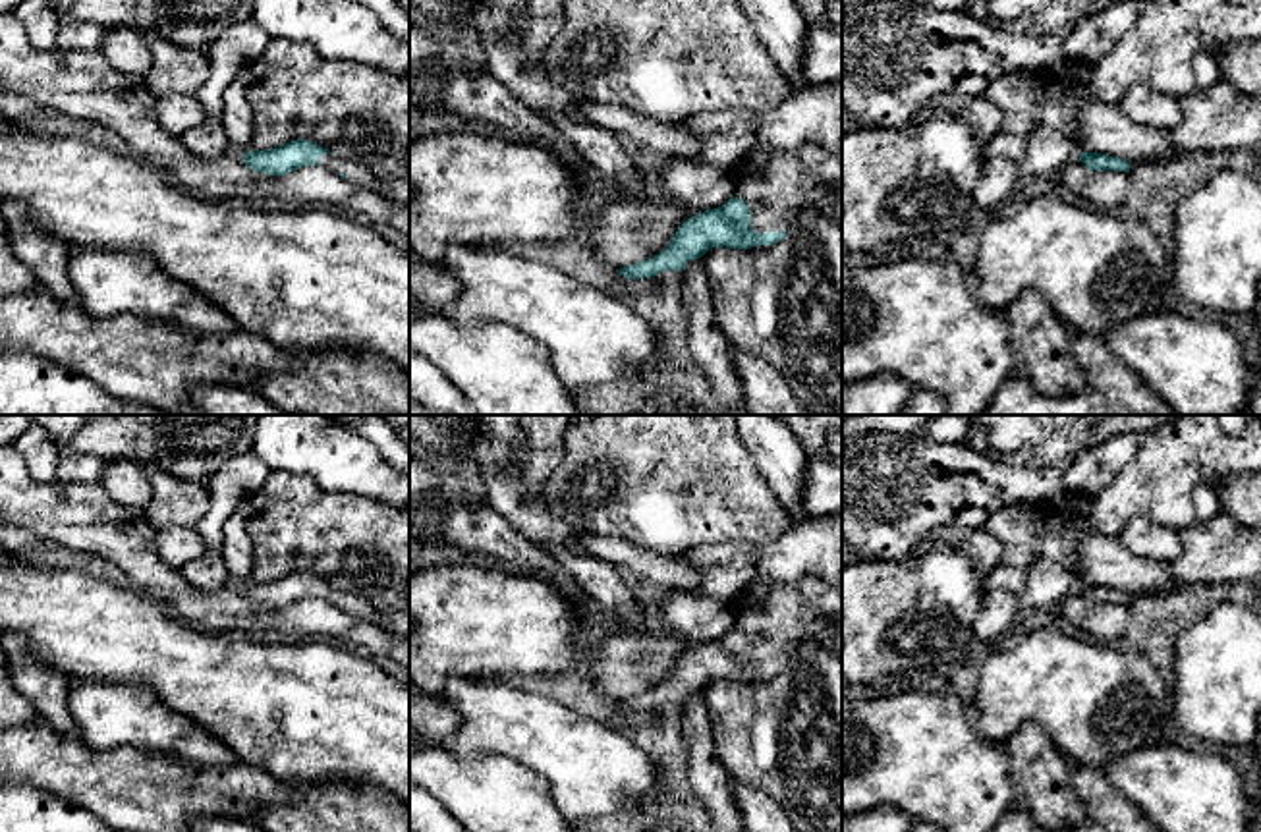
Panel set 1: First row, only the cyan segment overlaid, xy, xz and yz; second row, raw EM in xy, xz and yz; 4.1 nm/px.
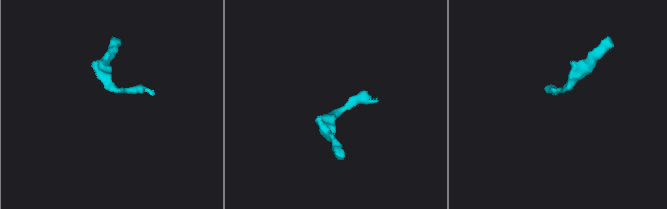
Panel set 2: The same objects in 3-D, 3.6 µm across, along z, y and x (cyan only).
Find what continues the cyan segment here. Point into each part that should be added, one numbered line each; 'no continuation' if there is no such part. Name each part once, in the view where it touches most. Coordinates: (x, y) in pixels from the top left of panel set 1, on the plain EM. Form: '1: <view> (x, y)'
1: xz (790, 612)

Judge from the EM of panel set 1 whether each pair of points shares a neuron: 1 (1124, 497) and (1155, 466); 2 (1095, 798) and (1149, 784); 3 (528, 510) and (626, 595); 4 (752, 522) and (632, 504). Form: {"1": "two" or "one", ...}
{"1": "one", "2": "two", "3": "one", "4": "one"}

